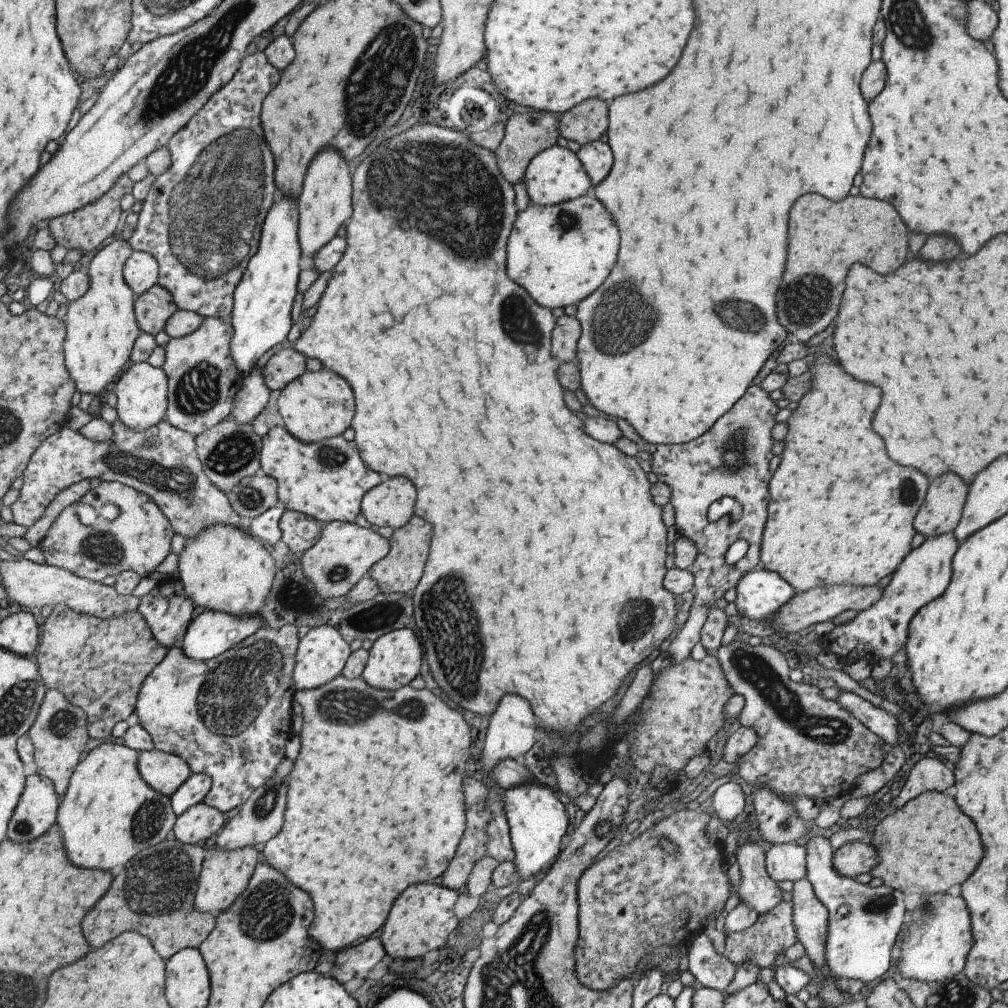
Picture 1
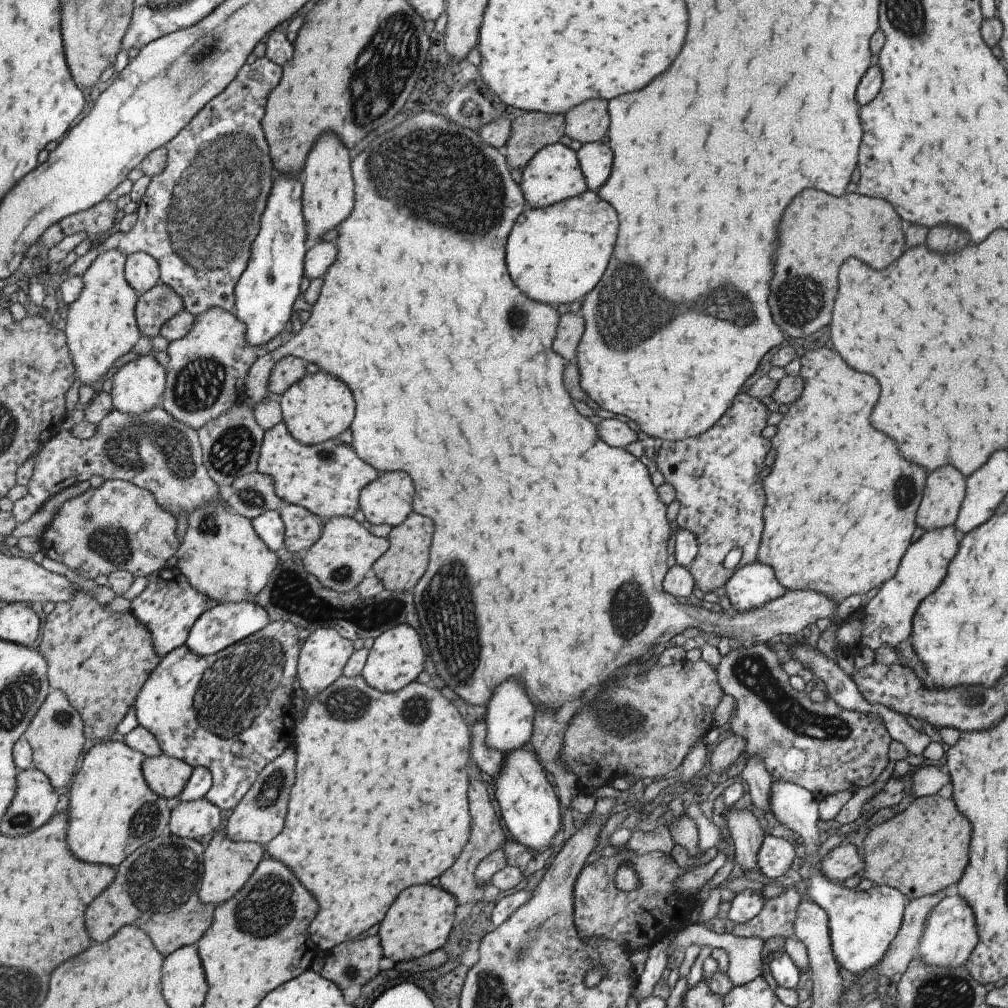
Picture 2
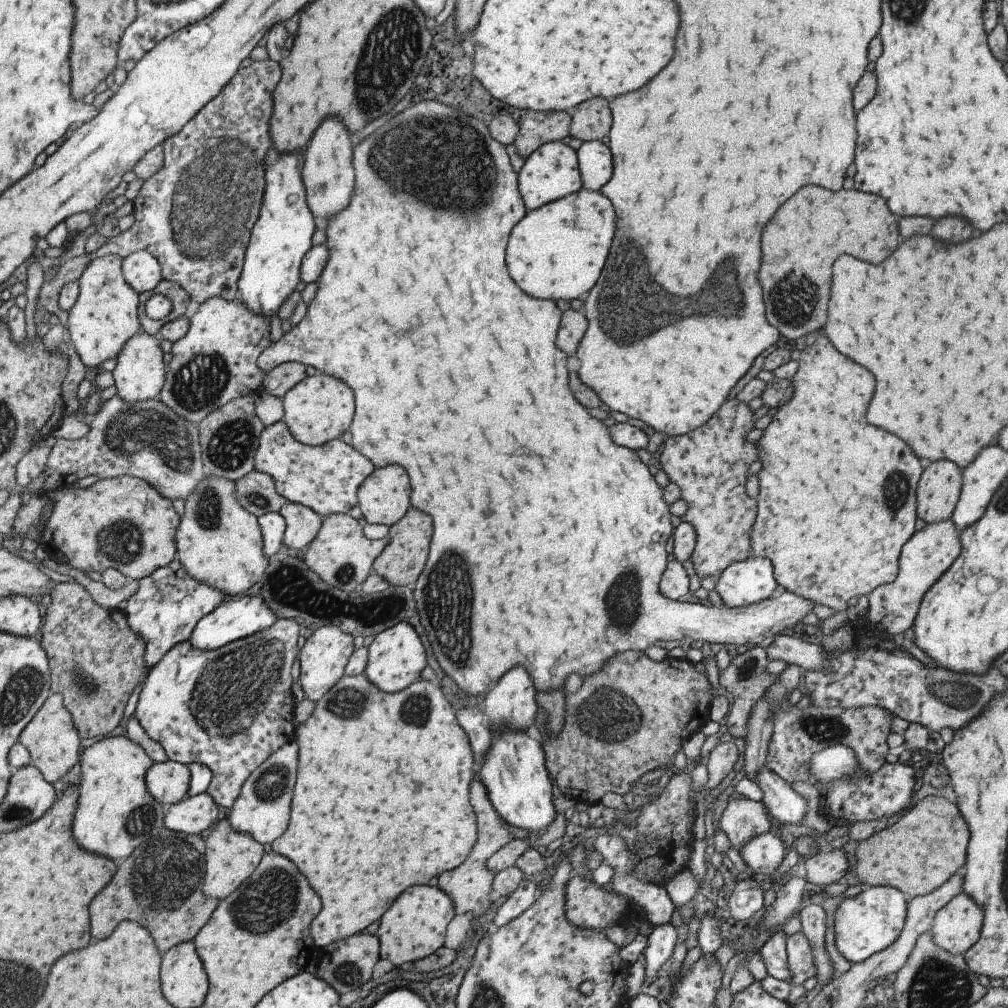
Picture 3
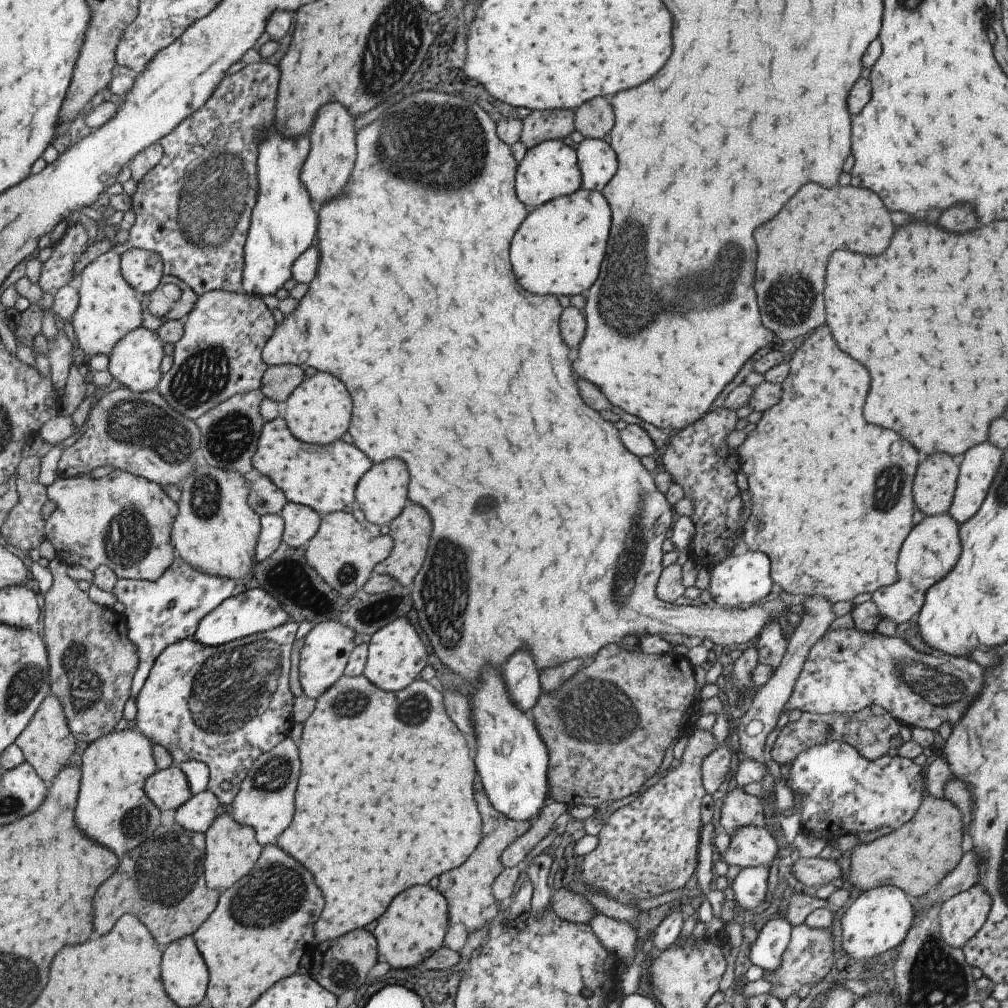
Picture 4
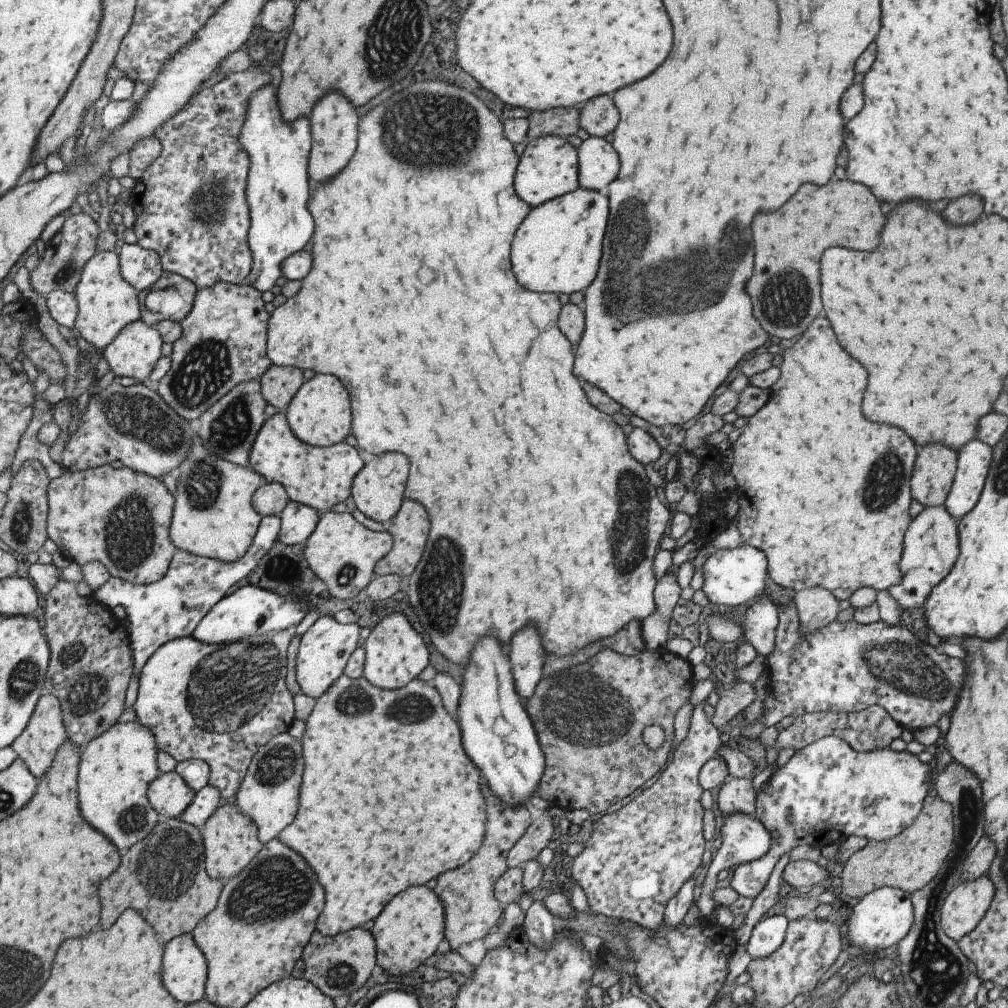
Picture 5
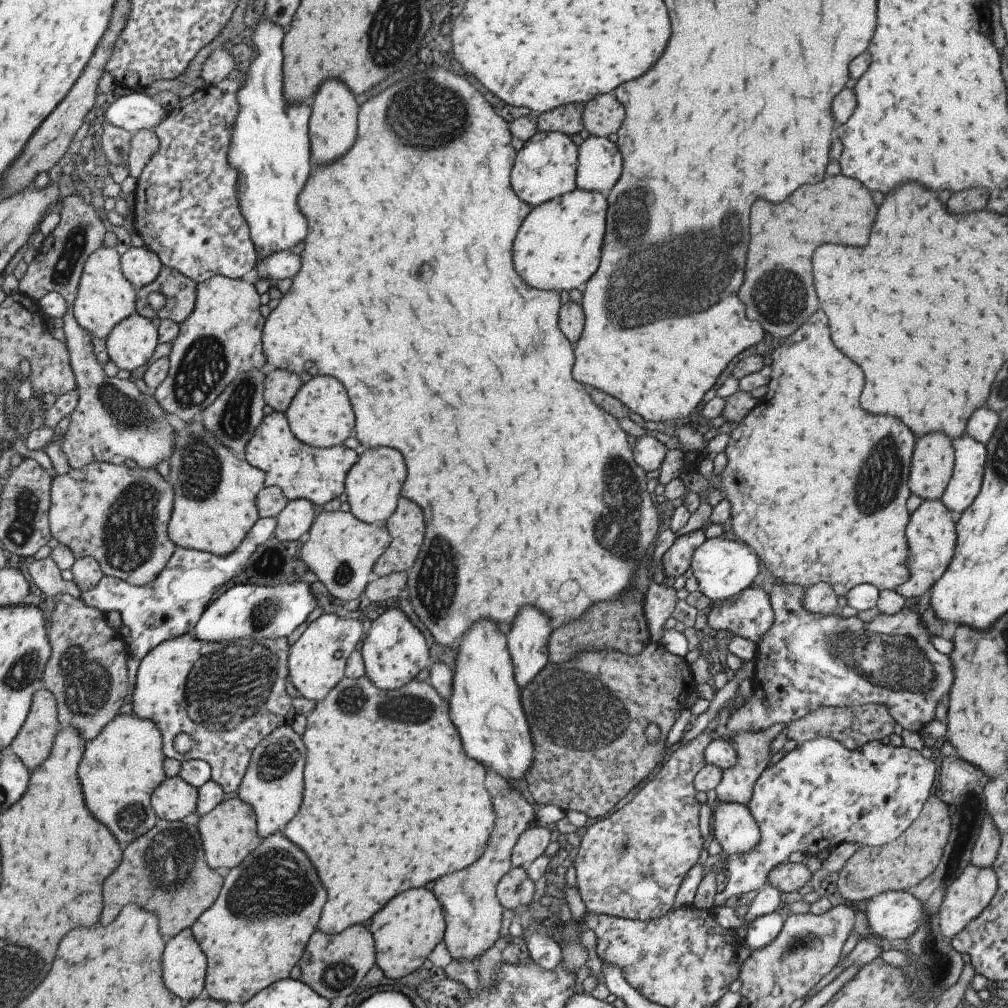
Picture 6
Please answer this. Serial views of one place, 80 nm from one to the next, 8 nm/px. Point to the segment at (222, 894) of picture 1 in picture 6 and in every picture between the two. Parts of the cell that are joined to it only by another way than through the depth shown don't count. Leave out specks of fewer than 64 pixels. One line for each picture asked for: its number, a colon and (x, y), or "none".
2: (226, 865)
3: (229, 857)
4: (230, 849)
5: (229, 838)
6: (228, 834)

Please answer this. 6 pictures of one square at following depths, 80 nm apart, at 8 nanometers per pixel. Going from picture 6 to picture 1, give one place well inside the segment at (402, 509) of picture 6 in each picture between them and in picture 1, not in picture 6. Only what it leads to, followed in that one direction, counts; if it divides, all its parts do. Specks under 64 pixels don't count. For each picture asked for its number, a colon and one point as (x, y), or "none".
1: (398, 571)
2: (401, 565)
3: (401, 561)
4: (409, 532)
5: (408, 528)

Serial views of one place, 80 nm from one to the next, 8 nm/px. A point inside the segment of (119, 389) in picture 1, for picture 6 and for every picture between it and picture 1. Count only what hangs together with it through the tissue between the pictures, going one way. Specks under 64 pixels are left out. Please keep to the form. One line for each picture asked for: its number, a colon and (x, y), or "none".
2: (137, 385)
3: (138, 372)
4: (134, 360)
5: (132, 353)
6: (130, 343)

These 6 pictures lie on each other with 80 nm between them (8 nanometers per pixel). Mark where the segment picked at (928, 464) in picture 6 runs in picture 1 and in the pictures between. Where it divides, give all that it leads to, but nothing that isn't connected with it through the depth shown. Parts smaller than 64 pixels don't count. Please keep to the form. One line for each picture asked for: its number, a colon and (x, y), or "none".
1: (939, 512)
2: (944, 489)
3: (938, 487)
4: (932, 486)
5: (934, 466)

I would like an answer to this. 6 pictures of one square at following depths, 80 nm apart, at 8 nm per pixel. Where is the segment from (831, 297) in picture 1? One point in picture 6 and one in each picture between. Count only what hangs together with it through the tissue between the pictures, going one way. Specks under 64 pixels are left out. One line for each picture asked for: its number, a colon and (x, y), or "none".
2: (816, 232)
3: (812, 228)
4: (792, 247)
5: (784, 288)
6: (777, 292)

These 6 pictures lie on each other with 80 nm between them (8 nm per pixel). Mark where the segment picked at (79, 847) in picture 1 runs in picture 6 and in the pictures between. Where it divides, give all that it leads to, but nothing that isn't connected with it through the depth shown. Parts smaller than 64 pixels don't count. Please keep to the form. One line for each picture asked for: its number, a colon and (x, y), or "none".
2: (111, 811)
3: (114, 813)
4: (114, 767)
5: (114, 770)
6: (119, 769)

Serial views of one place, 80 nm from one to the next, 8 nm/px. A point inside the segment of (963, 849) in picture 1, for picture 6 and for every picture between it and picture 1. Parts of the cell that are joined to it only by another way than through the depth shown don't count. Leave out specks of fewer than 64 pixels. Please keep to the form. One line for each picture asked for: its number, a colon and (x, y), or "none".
2: (924, 849)
3: (924, 847)
4: (915, 858)
5: (911, 858)
6: (869, 871)

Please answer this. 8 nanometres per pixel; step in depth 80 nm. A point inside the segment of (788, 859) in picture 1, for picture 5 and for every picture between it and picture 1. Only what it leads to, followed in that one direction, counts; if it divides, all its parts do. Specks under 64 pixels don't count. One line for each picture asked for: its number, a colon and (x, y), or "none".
2: (775, 855)
3: (762, 854)
4: (750, 845)
5: (743, 837)

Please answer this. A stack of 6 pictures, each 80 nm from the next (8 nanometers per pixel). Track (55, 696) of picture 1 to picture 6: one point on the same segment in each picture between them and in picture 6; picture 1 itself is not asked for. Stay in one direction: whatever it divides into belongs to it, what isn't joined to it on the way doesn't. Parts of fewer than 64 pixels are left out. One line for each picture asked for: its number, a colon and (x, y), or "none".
2: (55, 737)
3: (52, 742)
4: (46, 743)
5: (44, 732)
6: (33, 740)

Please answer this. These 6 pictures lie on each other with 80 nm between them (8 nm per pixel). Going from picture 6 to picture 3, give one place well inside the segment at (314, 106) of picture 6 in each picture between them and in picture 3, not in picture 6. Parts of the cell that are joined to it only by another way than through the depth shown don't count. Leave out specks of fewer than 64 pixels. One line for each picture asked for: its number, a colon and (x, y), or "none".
3: (327, 173)
4: (331, 154)
5: (333, 121)

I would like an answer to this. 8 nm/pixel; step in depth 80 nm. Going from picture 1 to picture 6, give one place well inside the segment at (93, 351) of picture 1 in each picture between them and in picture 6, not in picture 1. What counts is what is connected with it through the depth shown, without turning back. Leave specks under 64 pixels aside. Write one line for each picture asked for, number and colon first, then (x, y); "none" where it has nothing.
2: (100, 327)
3: (104, 317)
4: (108, 308)
5: (105, 302)
6: (103, 297)

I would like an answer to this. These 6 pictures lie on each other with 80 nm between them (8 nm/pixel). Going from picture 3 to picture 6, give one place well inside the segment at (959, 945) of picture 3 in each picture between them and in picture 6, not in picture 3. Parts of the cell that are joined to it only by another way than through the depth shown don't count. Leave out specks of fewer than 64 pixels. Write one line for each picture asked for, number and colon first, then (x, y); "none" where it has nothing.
4: (960, 916)
5: (963, 907)
6: (967, 895)

